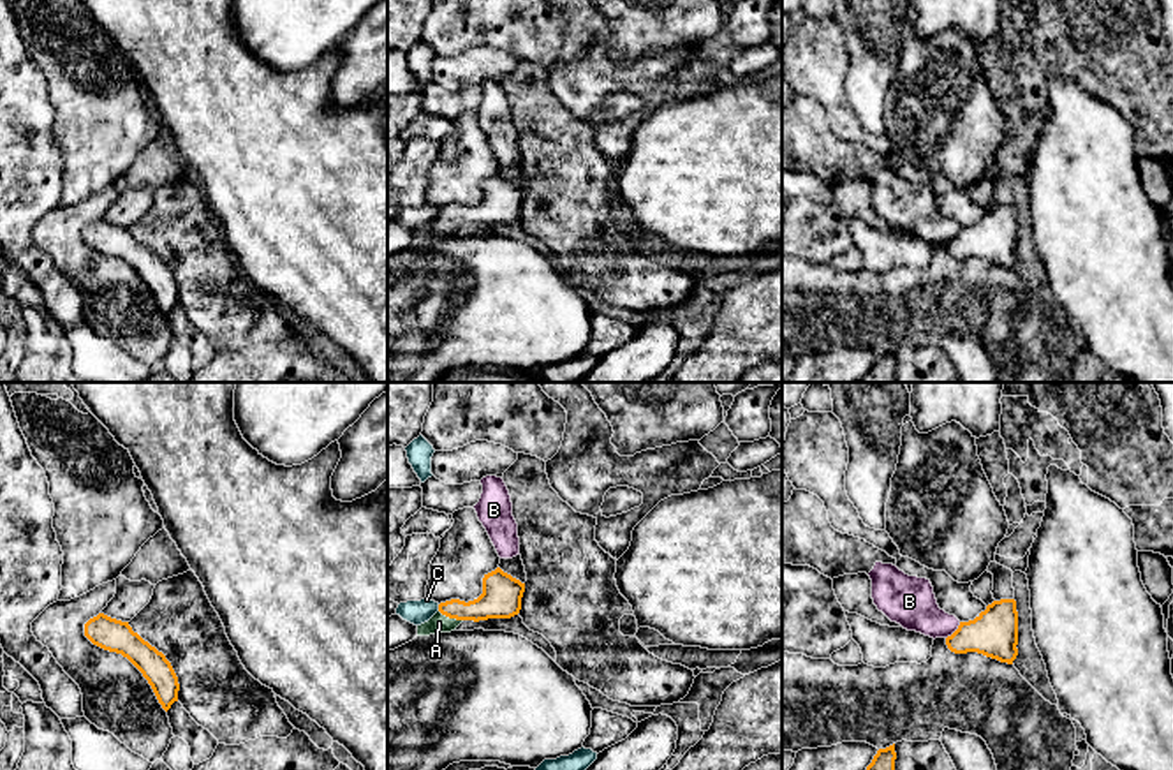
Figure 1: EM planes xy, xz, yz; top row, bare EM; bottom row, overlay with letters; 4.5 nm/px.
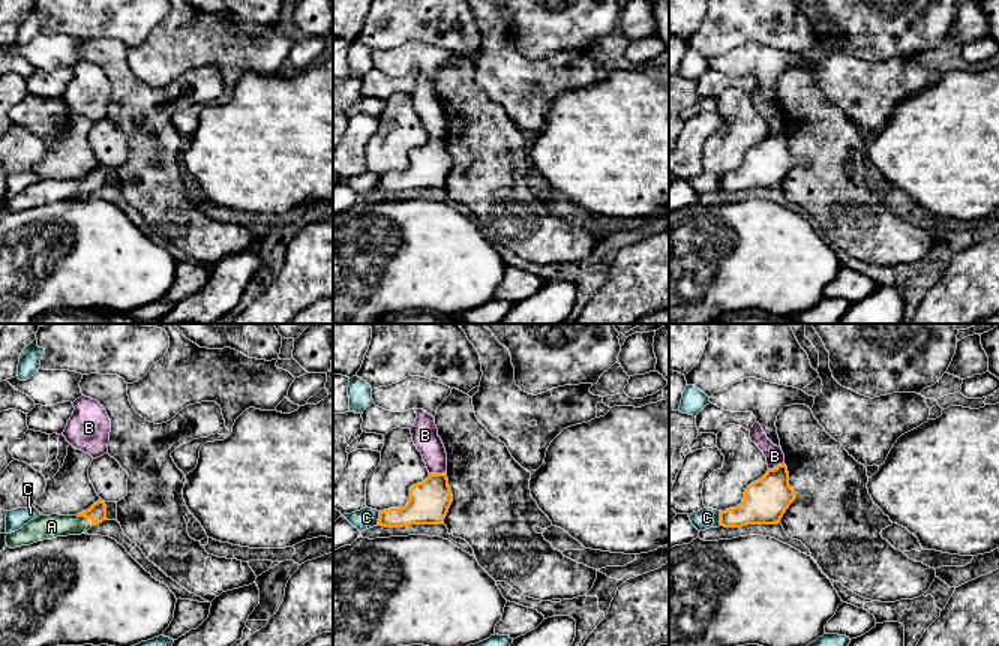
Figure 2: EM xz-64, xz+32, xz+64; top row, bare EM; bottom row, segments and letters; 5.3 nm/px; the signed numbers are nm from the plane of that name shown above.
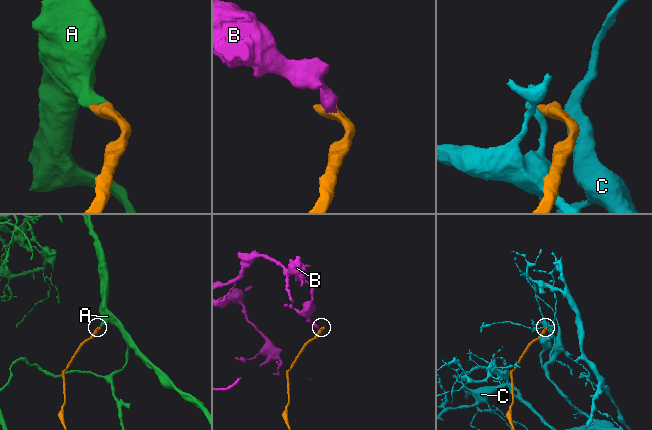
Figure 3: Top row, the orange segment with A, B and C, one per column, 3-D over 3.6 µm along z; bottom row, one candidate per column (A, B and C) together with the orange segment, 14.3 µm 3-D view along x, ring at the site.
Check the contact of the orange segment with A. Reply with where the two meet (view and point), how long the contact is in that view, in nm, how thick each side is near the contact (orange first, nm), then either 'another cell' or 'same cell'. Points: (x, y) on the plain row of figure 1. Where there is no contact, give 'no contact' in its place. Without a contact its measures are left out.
xz (451, 222) | 120 nm | 180/90 nm | same cell

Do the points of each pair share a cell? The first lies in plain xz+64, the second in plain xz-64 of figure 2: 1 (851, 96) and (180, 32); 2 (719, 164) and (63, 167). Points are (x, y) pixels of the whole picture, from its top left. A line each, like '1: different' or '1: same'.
1: same
2: same

